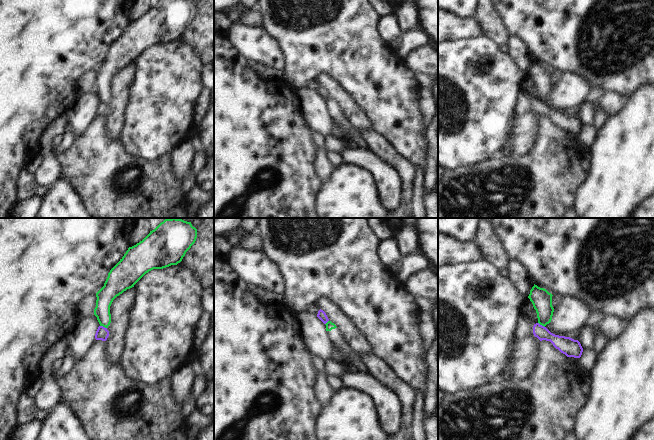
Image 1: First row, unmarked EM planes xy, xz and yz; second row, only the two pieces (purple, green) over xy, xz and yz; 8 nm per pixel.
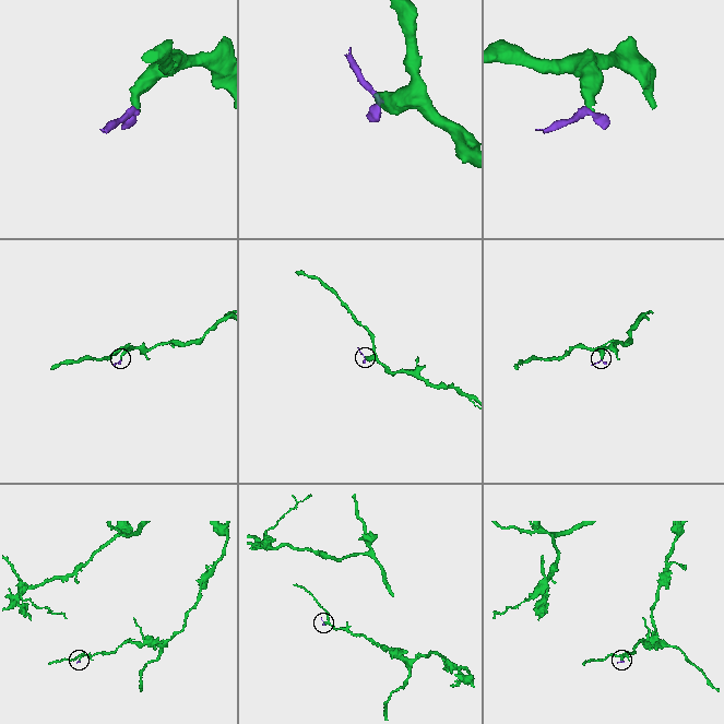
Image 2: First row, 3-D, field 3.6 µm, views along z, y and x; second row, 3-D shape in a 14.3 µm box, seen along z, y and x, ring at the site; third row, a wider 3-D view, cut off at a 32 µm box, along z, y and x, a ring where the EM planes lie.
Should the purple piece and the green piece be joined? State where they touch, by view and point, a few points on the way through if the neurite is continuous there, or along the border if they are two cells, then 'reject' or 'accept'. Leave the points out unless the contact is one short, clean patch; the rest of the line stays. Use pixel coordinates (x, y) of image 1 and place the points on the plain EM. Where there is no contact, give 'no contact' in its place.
meets purple in xy at (102, 102); border along xy (100, 101), (106, 104); reject

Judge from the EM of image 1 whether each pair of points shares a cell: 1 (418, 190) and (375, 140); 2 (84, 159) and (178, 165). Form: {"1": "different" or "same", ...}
{"1": "different", "2": "different"}

